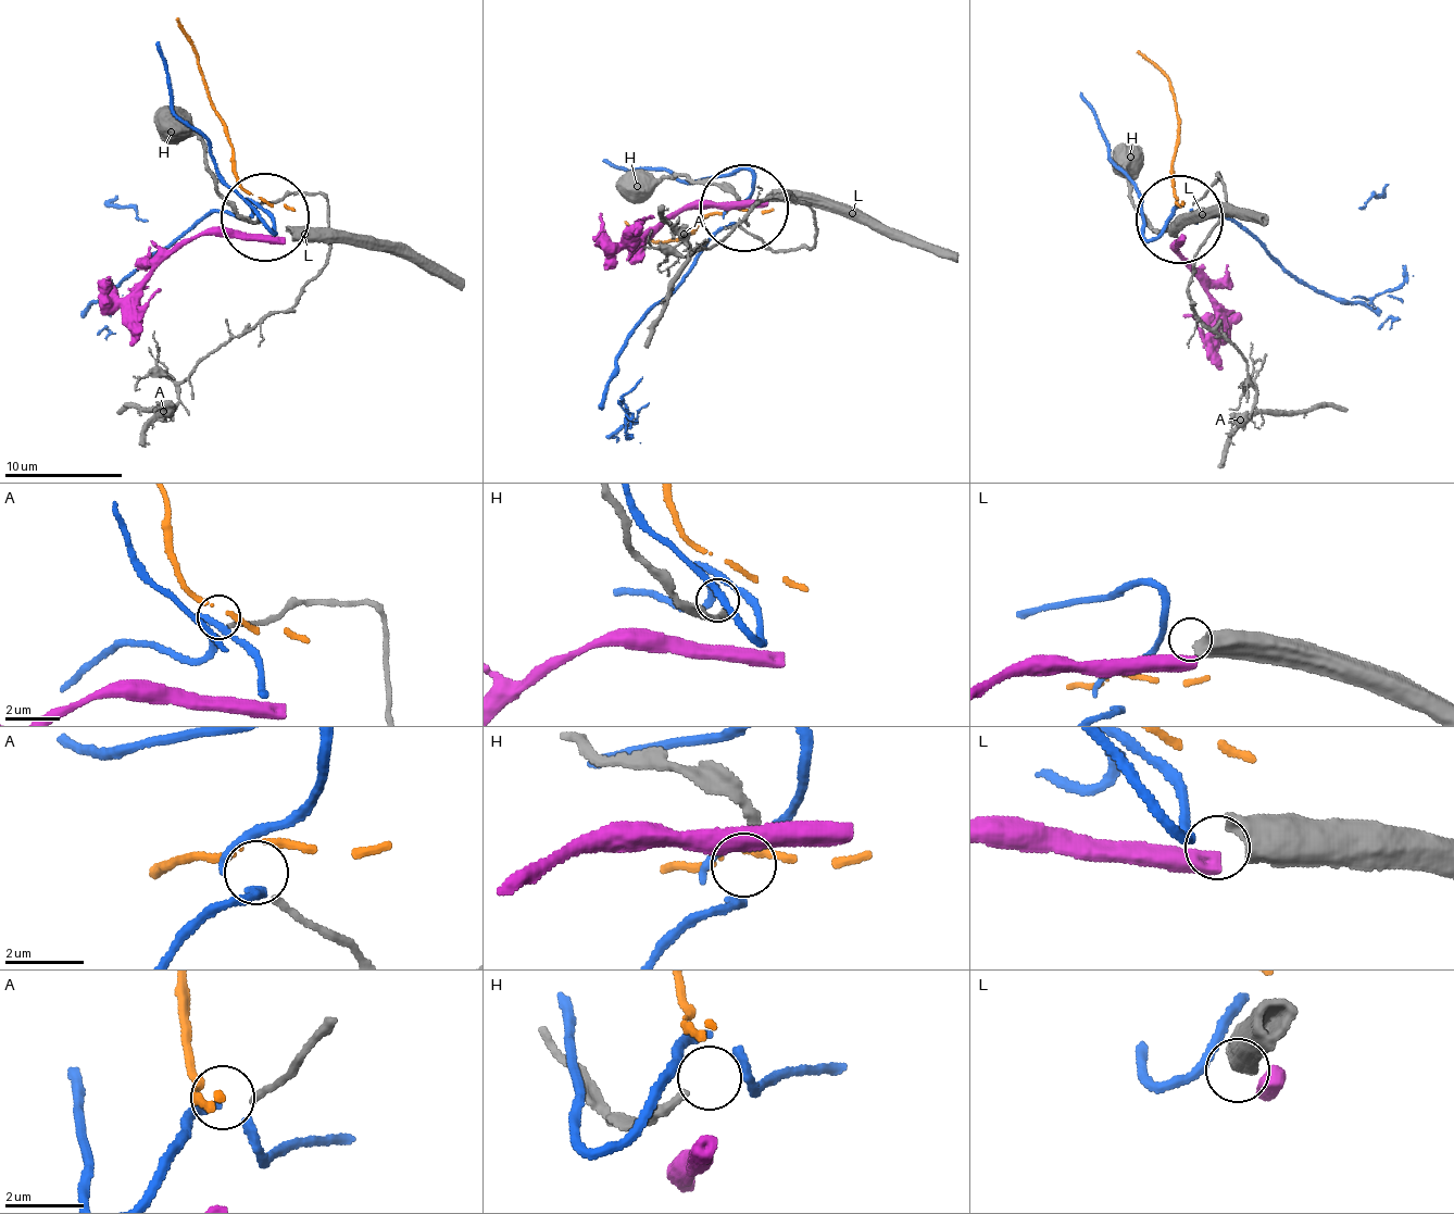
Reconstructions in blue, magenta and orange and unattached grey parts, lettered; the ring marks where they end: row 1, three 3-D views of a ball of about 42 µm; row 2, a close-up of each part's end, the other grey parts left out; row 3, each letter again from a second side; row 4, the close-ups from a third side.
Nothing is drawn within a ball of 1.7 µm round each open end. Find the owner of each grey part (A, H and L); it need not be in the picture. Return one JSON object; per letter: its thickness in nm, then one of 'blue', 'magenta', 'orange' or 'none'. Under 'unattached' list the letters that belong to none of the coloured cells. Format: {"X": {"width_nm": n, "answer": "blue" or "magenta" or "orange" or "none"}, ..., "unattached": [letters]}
{"A": {"width_nm": 160, "answer": "none"}, "H": {"width_nm": 240, "answer": "none"}, "L": {"width_nm": 600, "answer": "none"}, "unattached": ["A", "H", "L"]}

